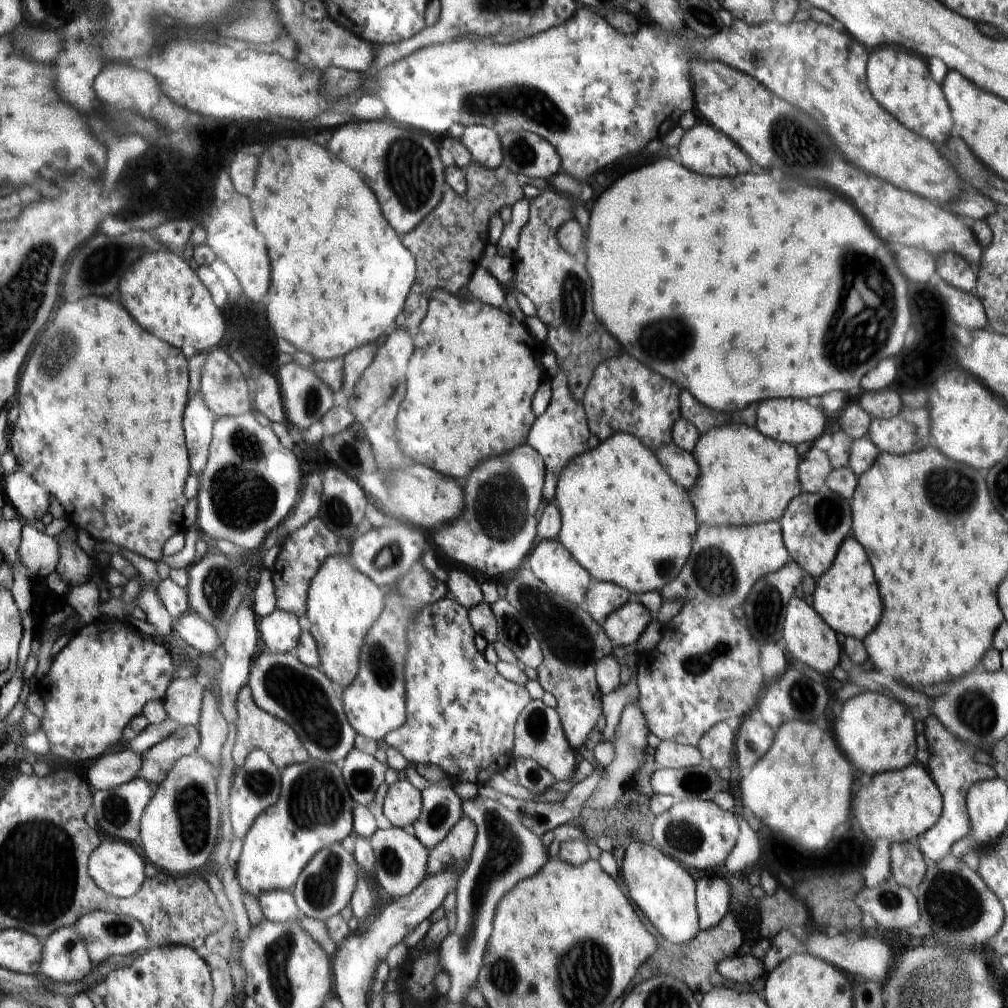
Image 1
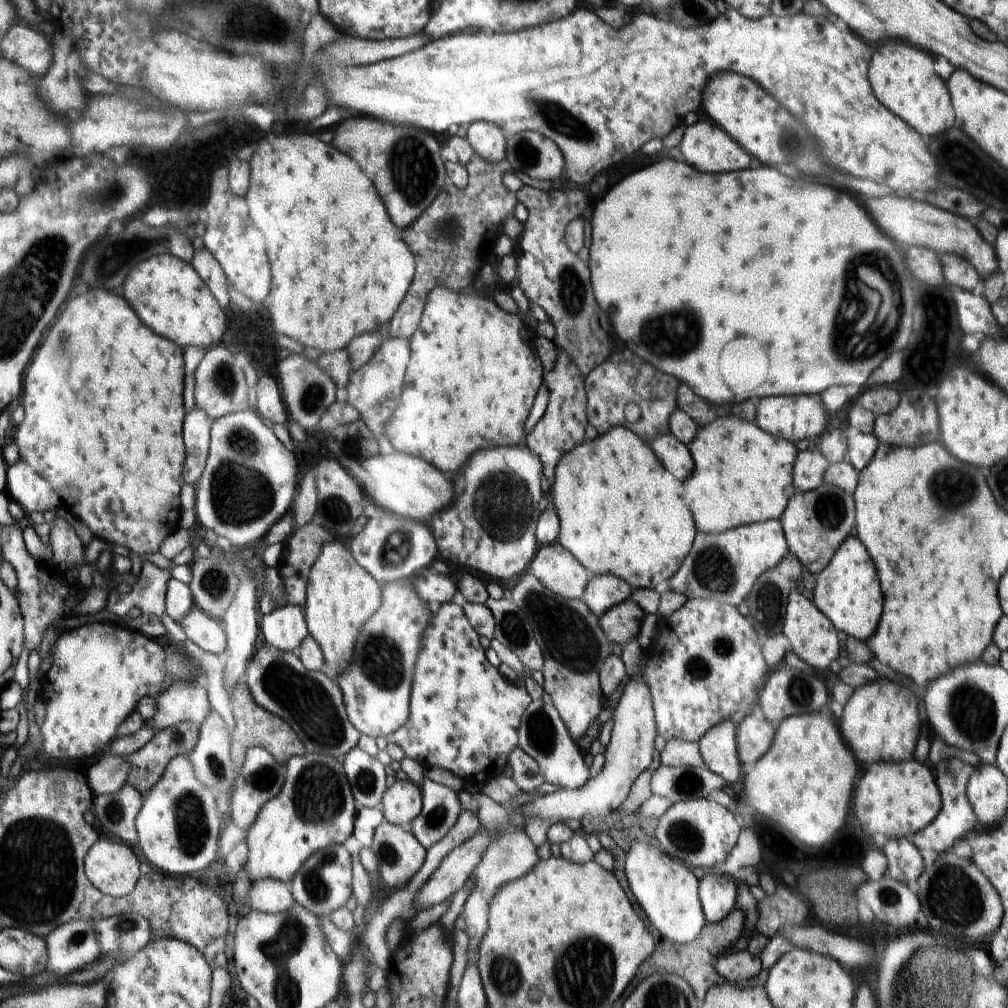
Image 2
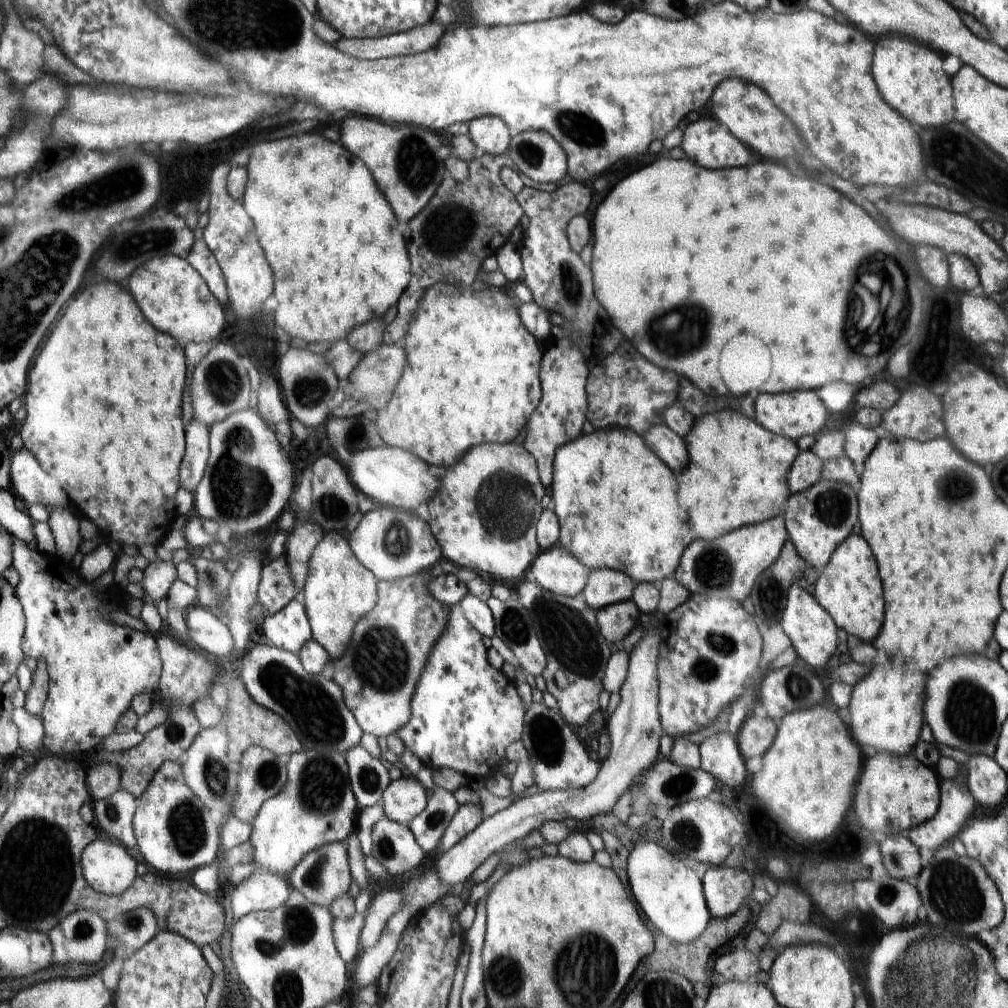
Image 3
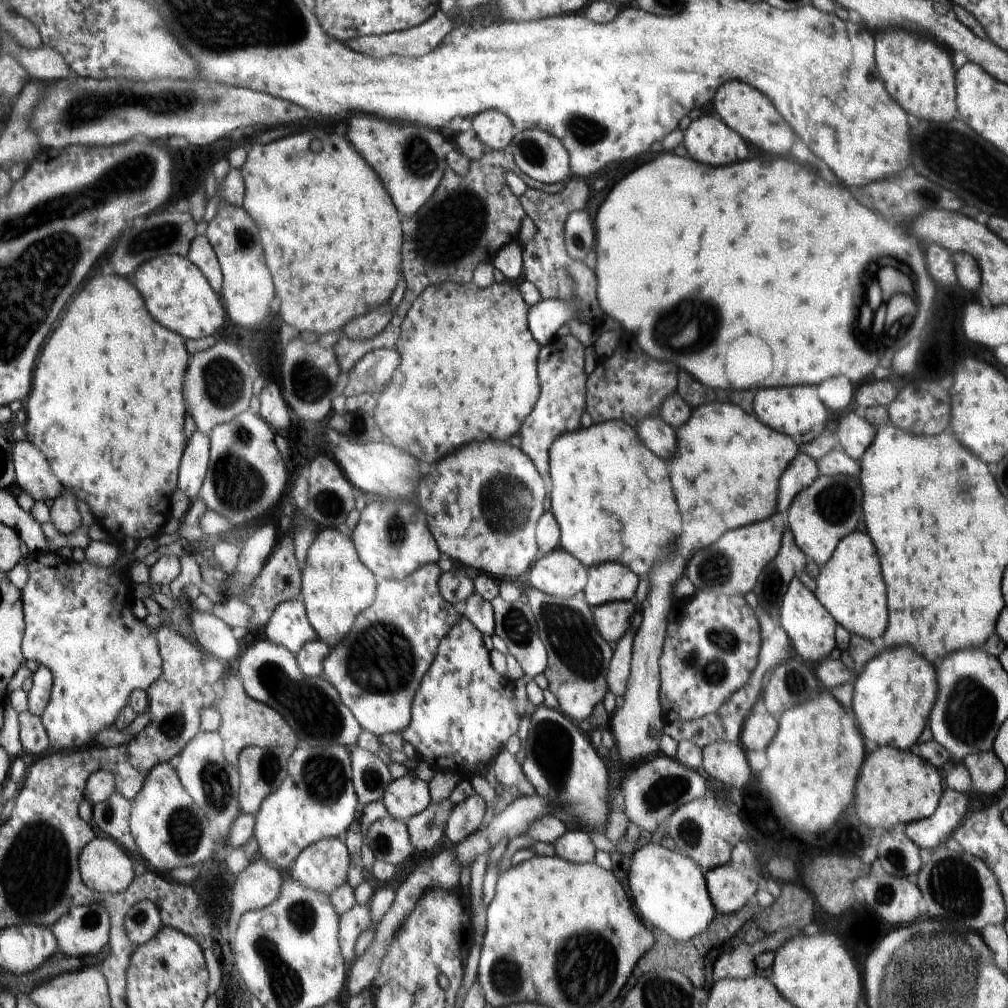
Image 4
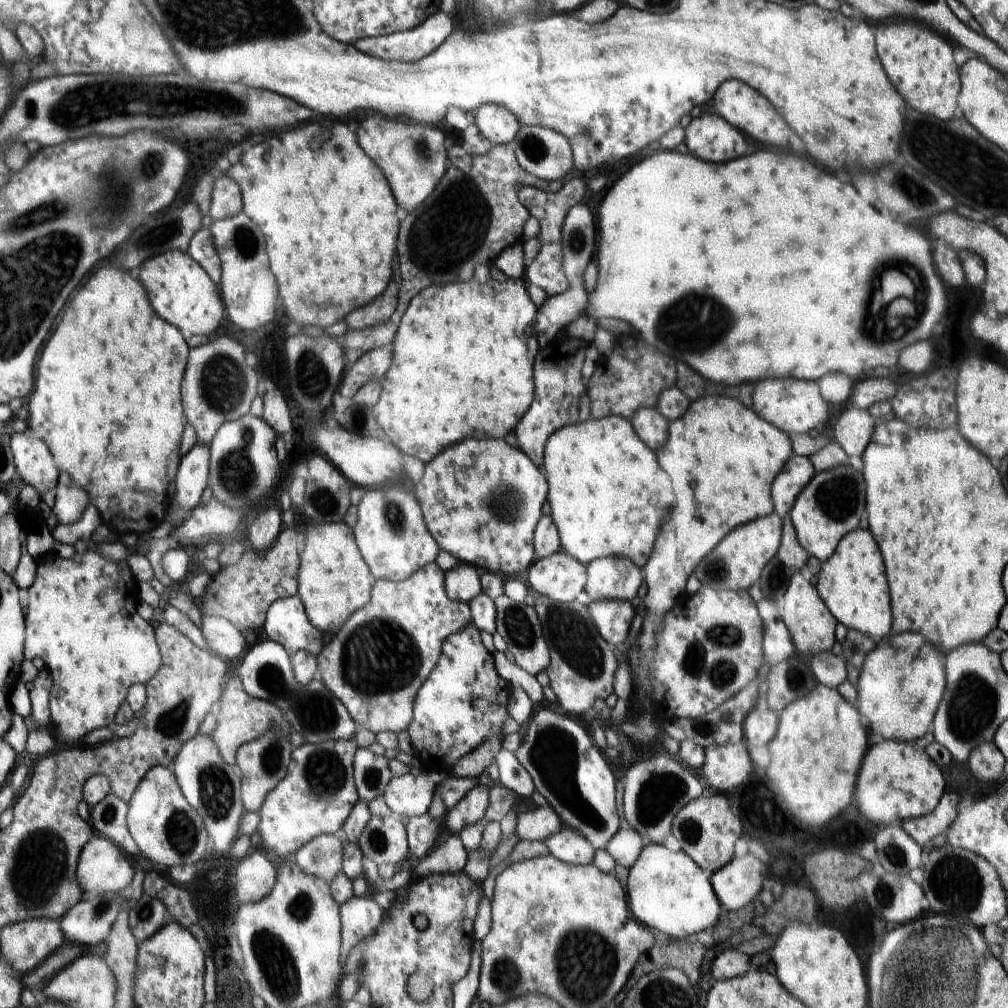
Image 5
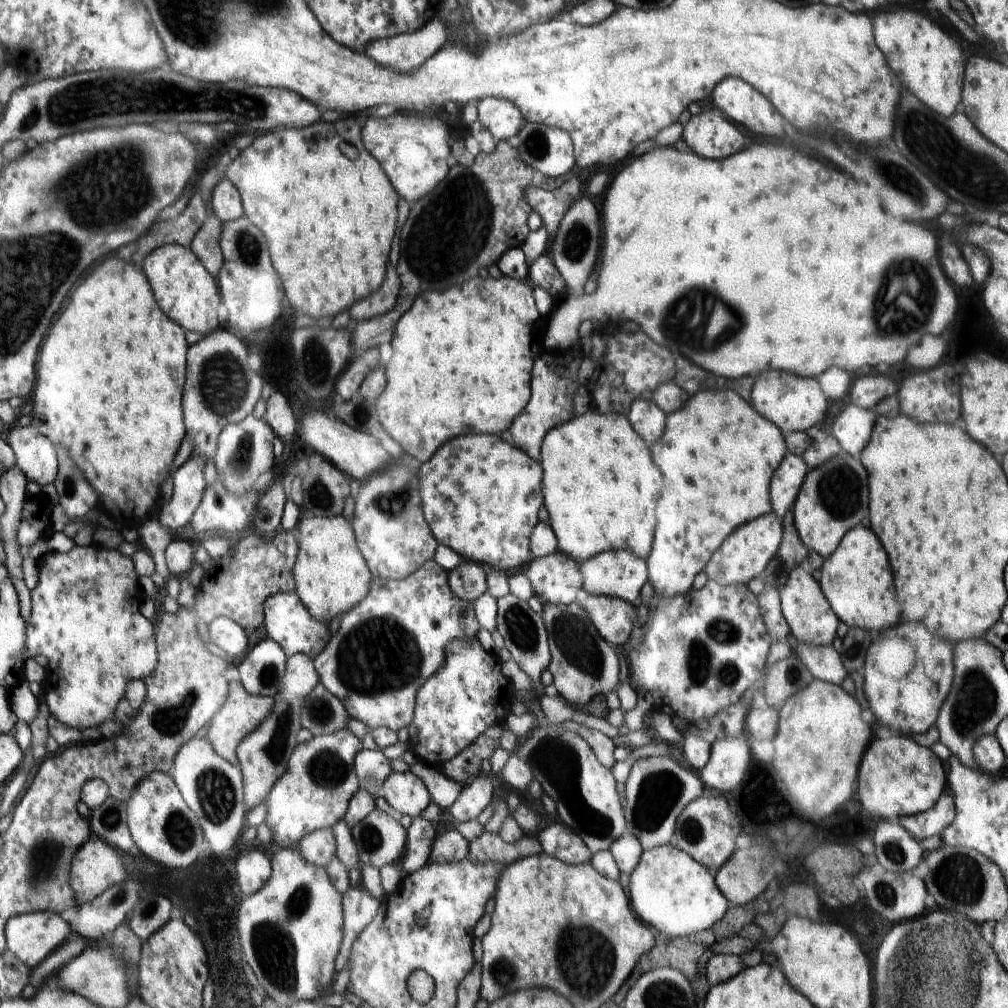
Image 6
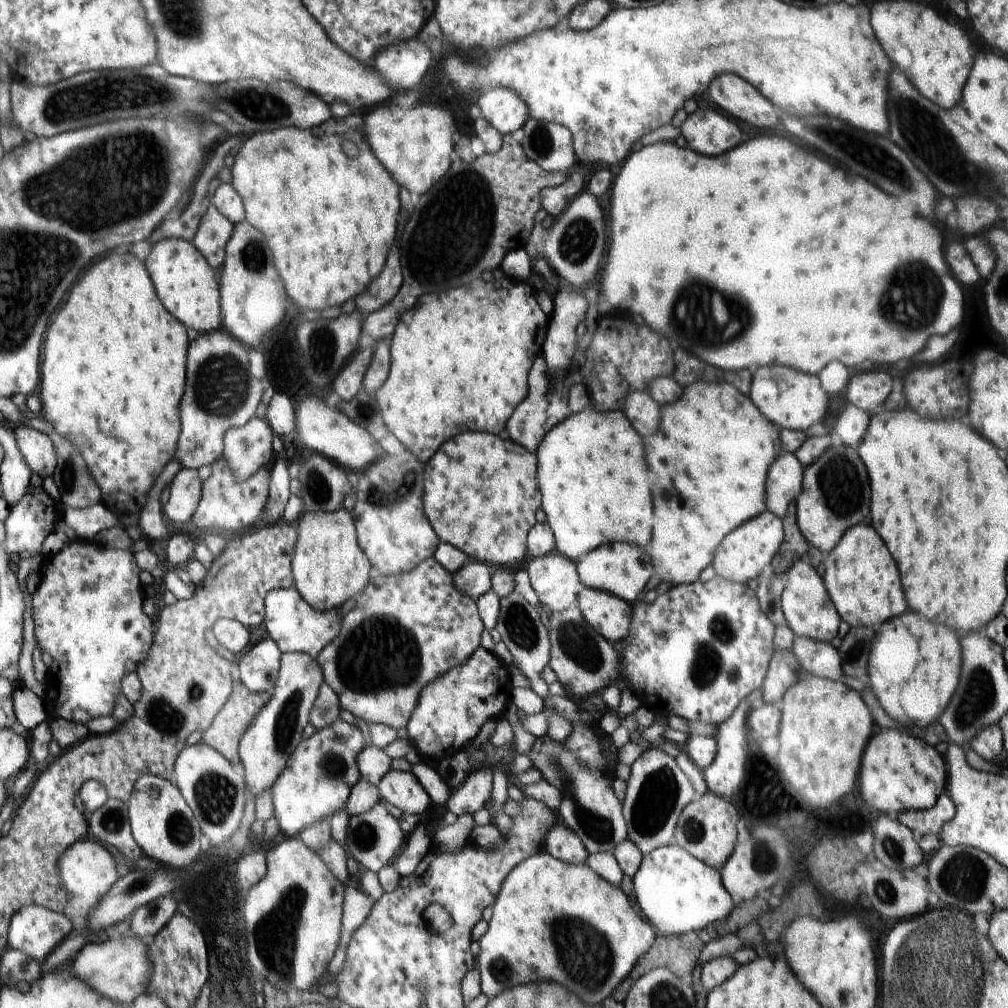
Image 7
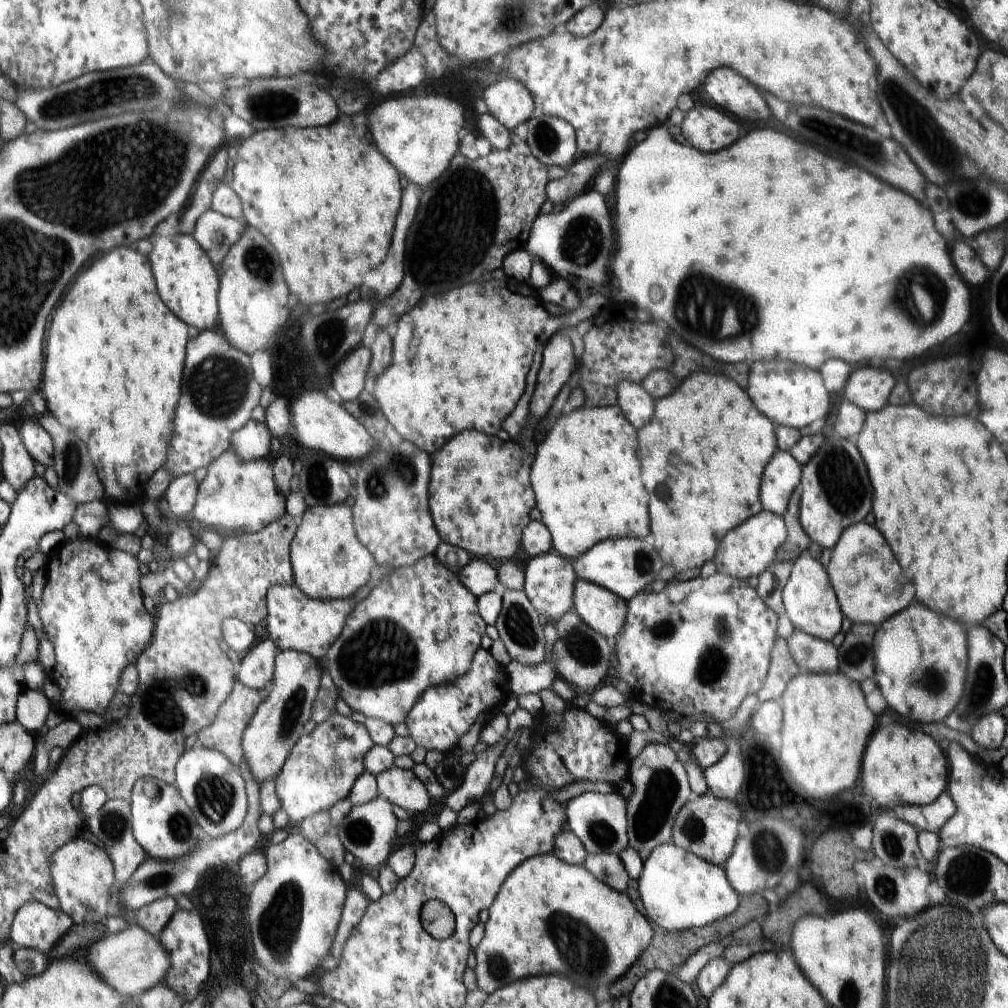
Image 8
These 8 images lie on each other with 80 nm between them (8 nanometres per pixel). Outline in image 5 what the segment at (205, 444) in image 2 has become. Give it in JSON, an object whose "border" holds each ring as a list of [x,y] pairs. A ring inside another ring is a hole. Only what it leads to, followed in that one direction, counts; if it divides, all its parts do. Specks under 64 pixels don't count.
{"border":[[[194,444],[188,456],[183,458],[178,477],[176,478],[176,504],[170,506],[166,522],[170,522],[175,529],[188,520],[189,514],[202,501],[209,478],[210,452],[204,444]]]}

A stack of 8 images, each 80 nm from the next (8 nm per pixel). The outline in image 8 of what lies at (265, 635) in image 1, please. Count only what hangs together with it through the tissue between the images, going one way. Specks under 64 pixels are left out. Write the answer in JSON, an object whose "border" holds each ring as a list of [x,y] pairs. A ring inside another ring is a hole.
{"border":[[[295,582],[292,585],[272,586],[268,591],[267,601],[266,628],[278,650],[305,652],[316,660],[326,658],[331,644],[342,634],[346,620],[355,610],[349,599],[323,601],[308,598]]]}

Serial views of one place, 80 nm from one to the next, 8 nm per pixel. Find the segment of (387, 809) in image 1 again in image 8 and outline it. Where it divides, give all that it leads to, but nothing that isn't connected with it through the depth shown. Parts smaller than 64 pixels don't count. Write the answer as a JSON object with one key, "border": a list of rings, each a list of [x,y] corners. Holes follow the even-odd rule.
{"border":[[[392,765],[375,779],[380,796],[402,815],[424,812],[430,806],[427,787],[413,770]]]}

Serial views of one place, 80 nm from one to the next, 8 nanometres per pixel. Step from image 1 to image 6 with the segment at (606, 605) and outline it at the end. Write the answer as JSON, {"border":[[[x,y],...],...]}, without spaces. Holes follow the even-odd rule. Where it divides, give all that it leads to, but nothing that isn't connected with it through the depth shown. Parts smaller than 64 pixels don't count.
{"border":[[[608,550],[600,552],[600,555],[592,556],[592,559],[584,560],[580,564],[584,578],[583,589],[588,594],[612,596],[632,603],[640,596],[640,588],[648,580],[646,564],[648,564],[647,560],[644,560],[643,557],[636,556],[630,550]]]}

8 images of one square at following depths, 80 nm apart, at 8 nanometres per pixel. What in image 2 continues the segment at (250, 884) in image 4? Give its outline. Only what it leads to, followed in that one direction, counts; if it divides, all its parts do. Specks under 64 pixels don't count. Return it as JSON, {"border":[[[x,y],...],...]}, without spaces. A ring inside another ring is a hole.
{"border":[[[272,879],[252,882],[249,892],[251,910],[271,915],[290,911],[295,903],[287,884]]]}

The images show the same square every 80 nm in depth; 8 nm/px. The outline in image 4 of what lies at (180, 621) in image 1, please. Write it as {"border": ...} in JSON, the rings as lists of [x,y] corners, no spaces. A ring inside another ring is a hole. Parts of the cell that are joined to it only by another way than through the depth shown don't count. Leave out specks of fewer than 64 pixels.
{"border":[[[192,609],[189,615],[194,628],[197,644],[212,656],[225,662],[236,658],[239,651],[239,640],[234,637],[232,628],[213,613],[198,612]],[[194,613],[194,614],[193,614]]]}

